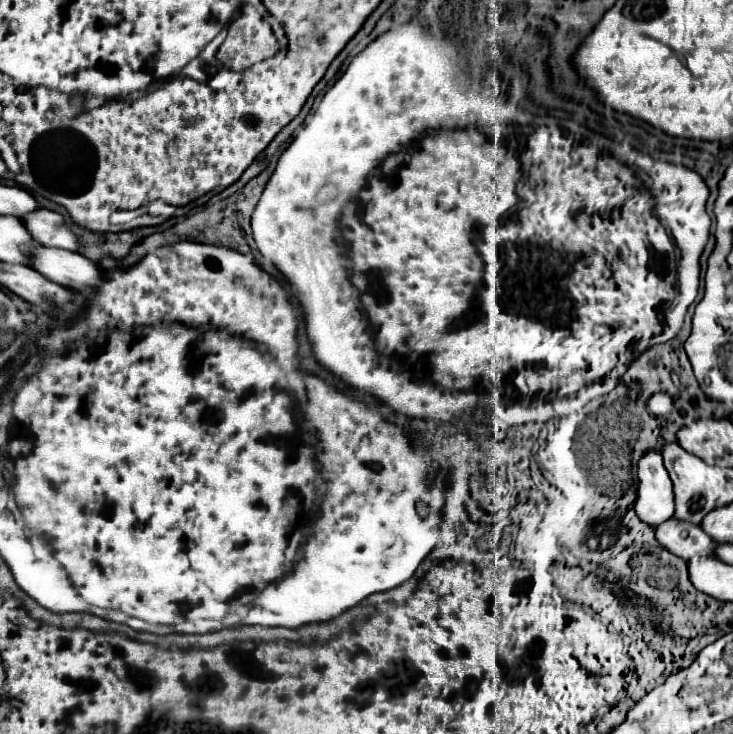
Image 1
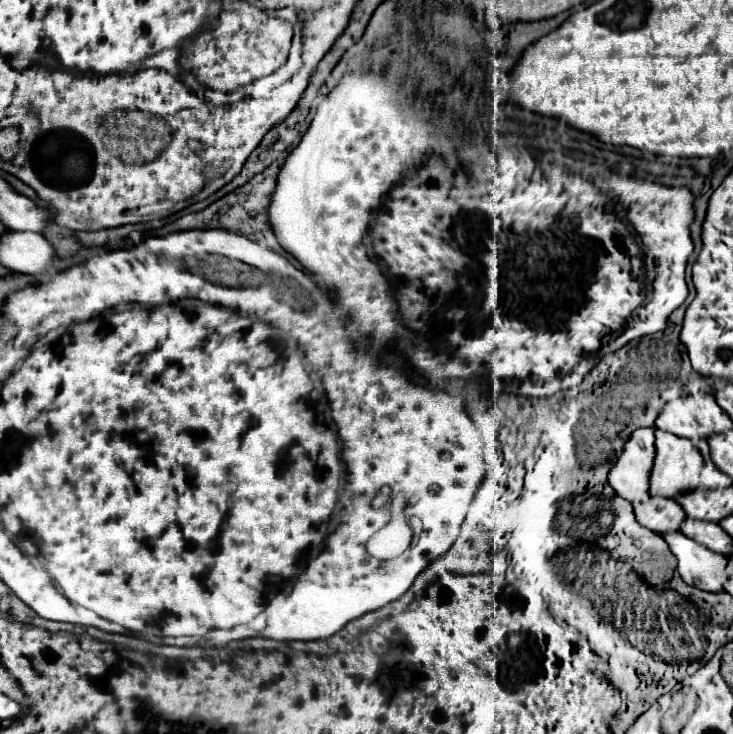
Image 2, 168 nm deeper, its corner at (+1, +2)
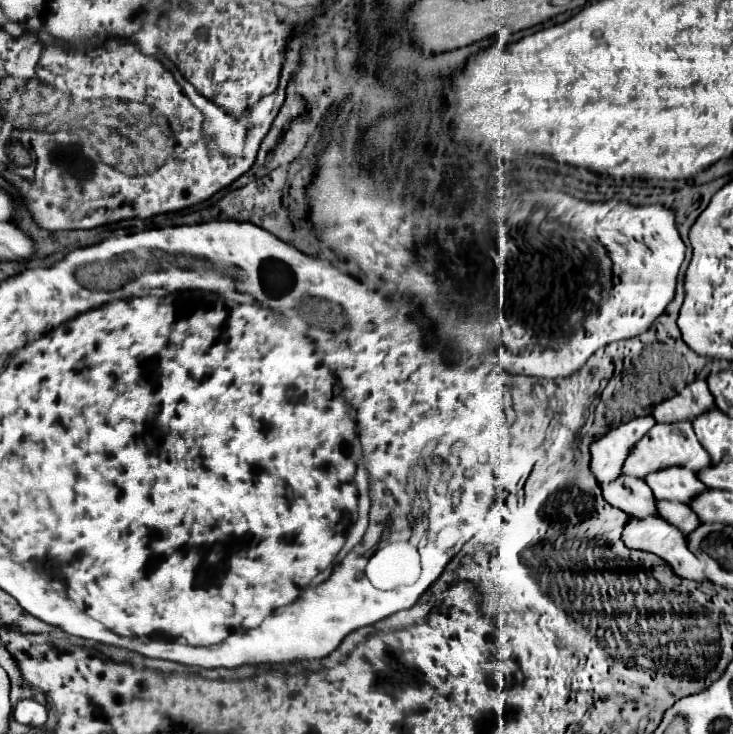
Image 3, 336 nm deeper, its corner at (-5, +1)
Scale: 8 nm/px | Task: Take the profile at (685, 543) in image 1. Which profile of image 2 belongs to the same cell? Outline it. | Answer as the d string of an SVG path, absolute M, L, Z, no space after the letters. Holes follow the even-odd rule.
M652 495L652 499L648 503L640 503L640 507L634 505L634 511L636 511L638 523L656 533L680 531L686 521L686 513L676 501L658 499L656 495Z

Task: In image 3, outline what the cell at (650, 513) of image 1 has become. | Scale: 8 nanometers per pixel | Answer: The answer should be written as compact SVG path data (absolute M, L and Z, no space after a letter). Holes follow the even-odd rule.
M638 416L610 428L604 436L596 438L590 444L590 470L596 480L614 480L614 476L622 474L622 460L626 460L626 452L630 452L630 444L638 440L638 436L646 434L646 428L654 426L652 416Z

